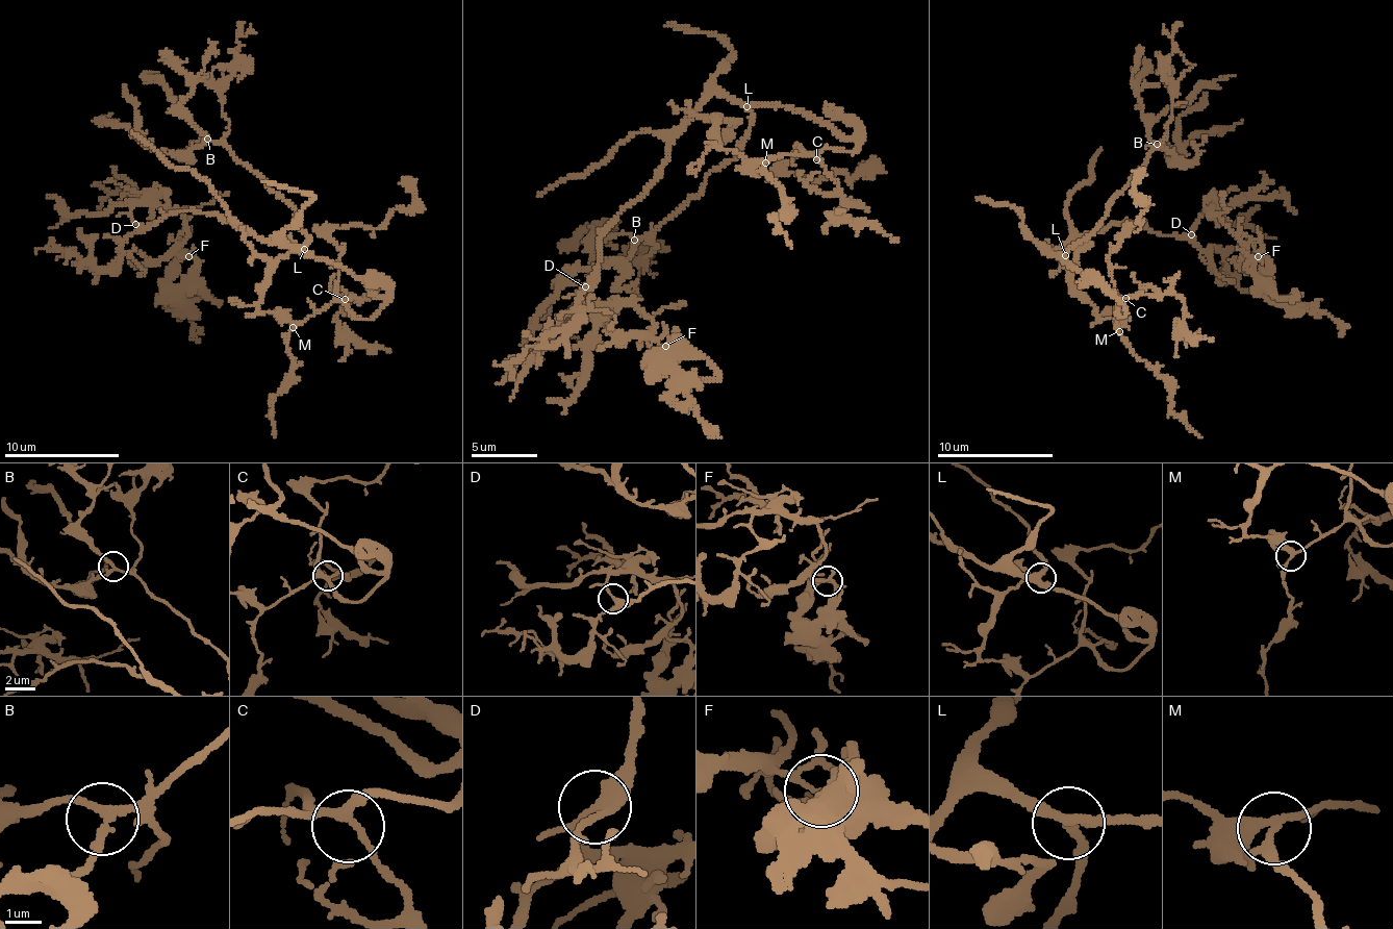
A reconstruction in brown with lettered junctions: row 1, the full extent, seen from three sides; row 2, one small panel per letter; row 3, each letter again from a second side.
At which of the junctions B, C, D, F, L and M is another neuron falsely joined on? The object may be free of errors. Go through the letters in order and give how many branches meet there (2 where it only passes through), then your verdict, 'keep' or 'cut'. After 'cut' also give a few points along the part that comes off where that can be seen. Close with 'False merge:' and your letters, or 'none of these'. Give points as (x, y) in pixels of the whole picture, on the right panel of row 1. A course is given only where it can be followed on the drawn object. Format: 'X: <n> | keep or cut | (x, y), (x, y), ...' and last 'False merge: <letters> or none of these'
B: 3 | keep
C: 4 | keep
D: 4 | keep
F: 5 | cut | (1257, 255), (1256, 275), (1276, 300), (1296, 300), (1311, 310), (1325, 314), (1342, 330), (1340, 336)
L: 3 | keep
M: 3 | keep
False merge: F

